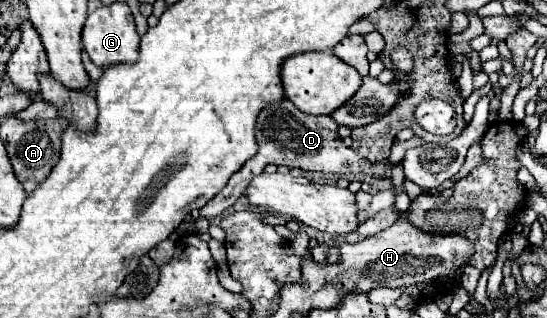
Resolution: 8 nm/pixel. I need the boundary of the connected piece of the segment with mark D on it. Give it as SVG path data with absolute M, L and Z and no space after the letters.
M281 100L277 104L267 106L257 120L257 142L259 142L259 152L253 156L235 176L227 182L227 186L221 190L219 196L209 200L199 214L203 218L217 218L221 216L229 206L237 202L237 198L245 192L249 186L249 180L253 176L261 174L261 170L267 164L283 164L289 168L301 168L301 170L315 170L315 172L325 172L325 174L367 174L373 178L385 178L385 168L391 160L385 162L369 162L363 156L359 156L353 148L345 146L339 132L337 132L337 122L331 116L311 116L295 108L291 100Z

